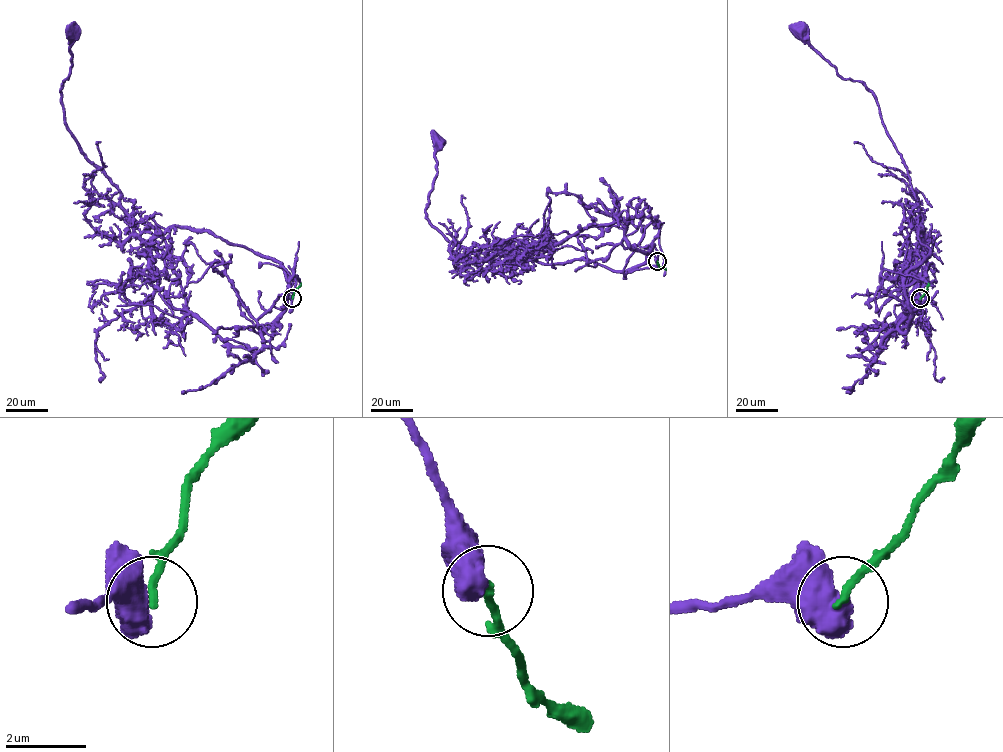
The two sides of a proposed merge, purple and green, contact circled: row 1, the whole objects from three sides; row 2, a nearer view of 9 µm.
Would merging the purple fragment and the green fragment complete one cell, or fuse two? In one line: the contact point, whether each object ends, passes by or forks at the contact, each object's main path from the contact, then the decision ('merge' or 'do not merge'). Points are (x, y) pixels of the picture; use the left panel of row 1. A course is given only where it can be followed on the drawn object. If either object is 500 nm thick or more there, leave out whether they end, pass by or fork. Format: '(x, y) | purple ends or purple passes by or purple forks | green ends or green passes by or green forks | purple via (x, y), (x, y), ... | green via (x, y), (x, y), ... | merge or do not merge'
(292, 298) | purple via (291, 298), (271, 259), (206, 231), (146, 218), (133, 225), (119, 190), (65, 121), (60, 89), (73, 31) | green via (292, 298), (300, 283) | do not merge

